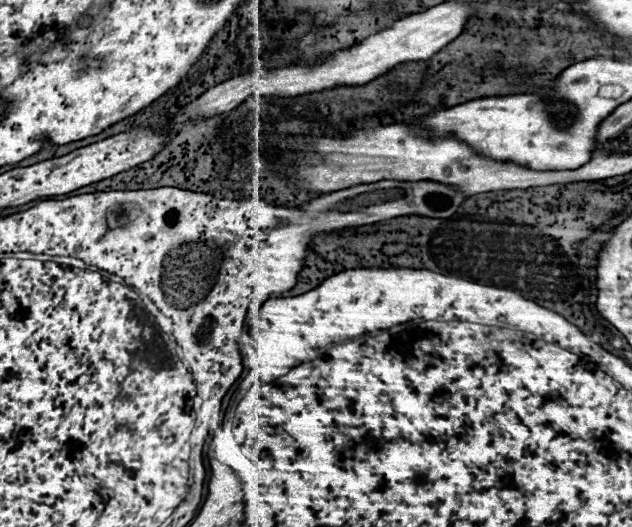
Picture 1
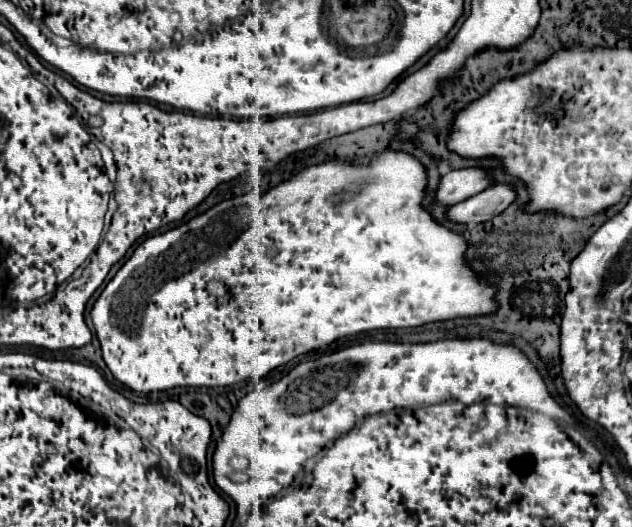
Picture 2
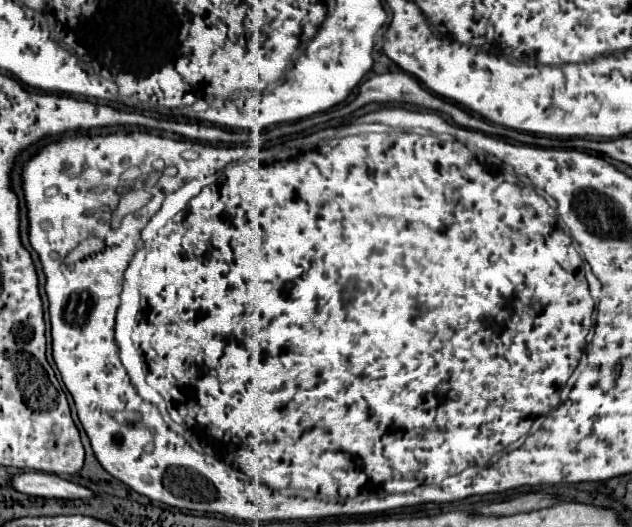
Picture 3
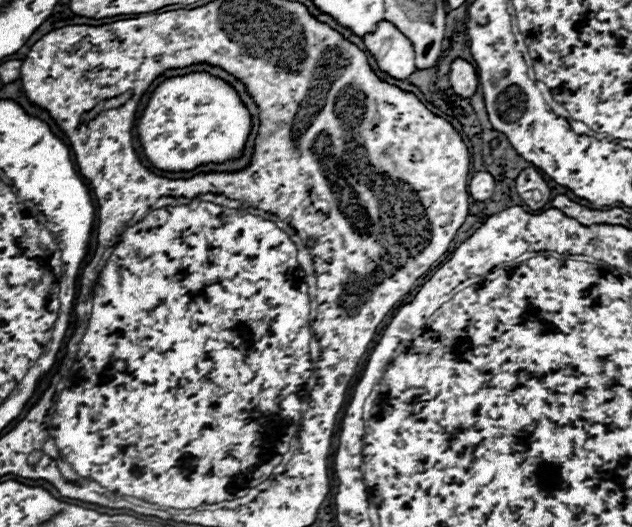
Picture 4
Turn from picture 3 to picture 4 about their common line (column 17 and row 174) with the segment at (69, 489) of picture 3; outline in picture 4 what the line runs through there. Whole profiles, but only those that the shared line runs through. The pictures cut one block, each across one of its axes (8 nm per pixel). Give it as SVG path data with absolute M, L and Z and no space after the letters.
M476 172L468 184L468 192L476 202L486 202L494 194L494 180L488 172Z

